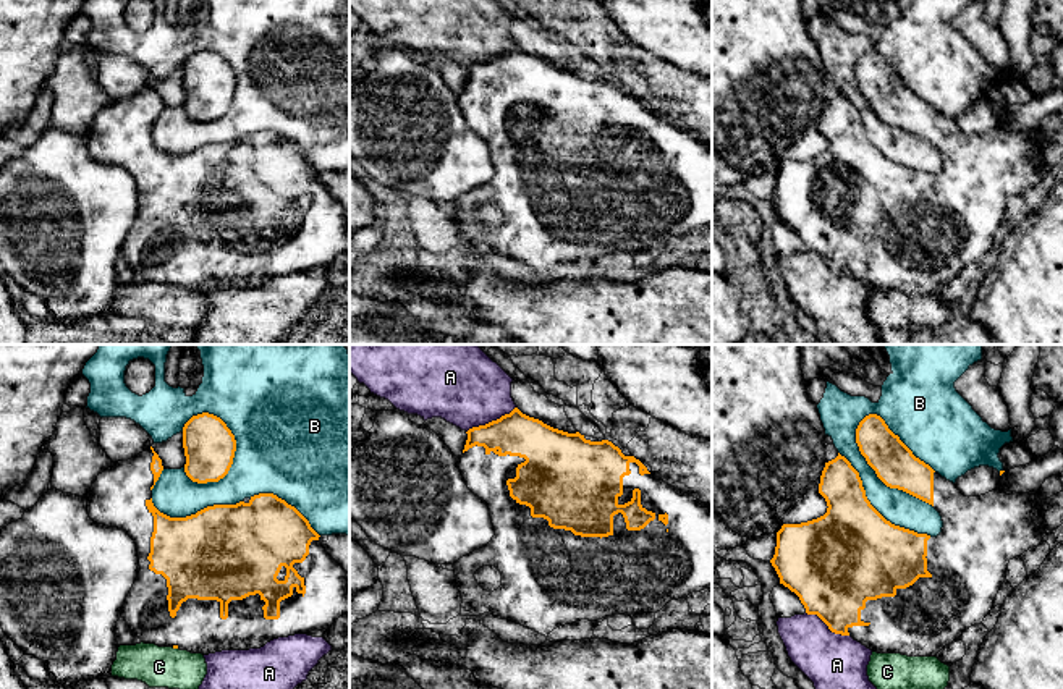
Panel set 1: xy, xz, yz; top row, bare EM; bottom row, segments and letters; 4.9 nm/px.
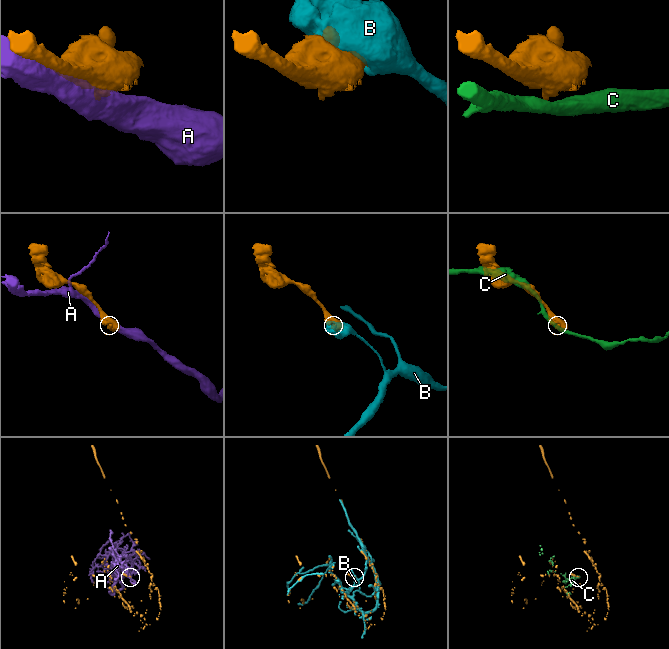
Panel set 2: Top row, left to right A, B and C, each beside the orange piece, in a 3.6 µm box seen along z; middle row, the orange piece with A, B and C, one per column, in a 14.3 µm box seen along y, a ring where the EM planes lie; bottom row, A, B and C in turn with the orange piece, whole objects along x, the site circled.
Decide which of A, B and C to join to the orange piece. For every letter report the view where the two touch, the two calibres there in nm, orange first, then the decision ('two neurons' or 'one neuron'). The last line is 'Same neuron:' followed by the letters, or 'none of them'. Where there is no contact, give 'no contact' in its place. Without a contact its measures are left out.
A: contact in xz; calibres 220 and 320 nm; two neurons
B: contact in yz; calibres 200 and 170 nm; two neurons
C: contact in xy; calibres 20 and 200 nm; two neurons
Same neuron: none of them

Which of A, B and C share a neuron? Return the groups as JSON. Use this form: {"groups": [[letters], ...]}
{"groups": [["A"], ["B"], ["C"]]}

